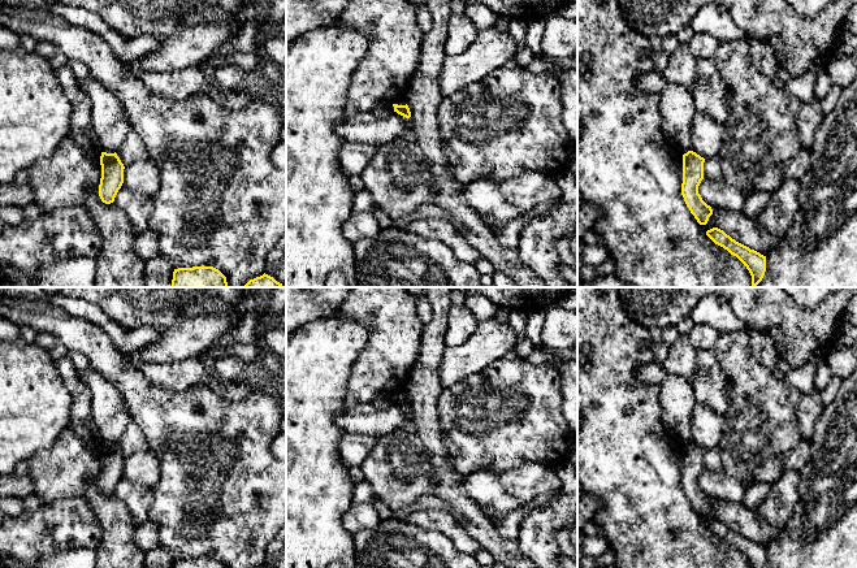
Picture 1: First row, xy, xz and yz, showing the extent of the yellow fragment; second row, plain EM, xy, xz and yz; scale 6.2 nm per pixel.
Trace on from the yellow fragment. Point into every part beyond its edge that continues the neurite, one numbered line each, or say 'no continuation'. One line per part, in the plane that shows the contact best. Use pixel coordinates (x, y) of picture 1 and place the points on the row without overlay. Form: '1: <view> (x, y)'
no continuation

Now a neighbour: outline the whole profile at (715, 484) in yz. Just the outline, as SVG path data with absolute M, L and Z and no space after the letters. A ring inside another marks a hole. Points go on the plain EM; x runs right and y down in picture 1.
M705 468L698 477L698 485L707 497L732 503L743 503L746 487L723 471Z

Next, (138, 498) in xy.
M122 476L114 489L114 494L125 503L135 526L148 520L148 511L153 500L150 487Z

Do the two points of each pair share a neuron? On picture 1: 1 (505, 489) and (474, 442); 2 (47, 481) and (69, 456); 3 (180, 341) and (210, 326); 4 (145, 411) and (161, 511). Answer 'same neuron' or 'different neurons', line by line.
1: different neurons
2: same neuron
3: same neuron
4: same neuron

